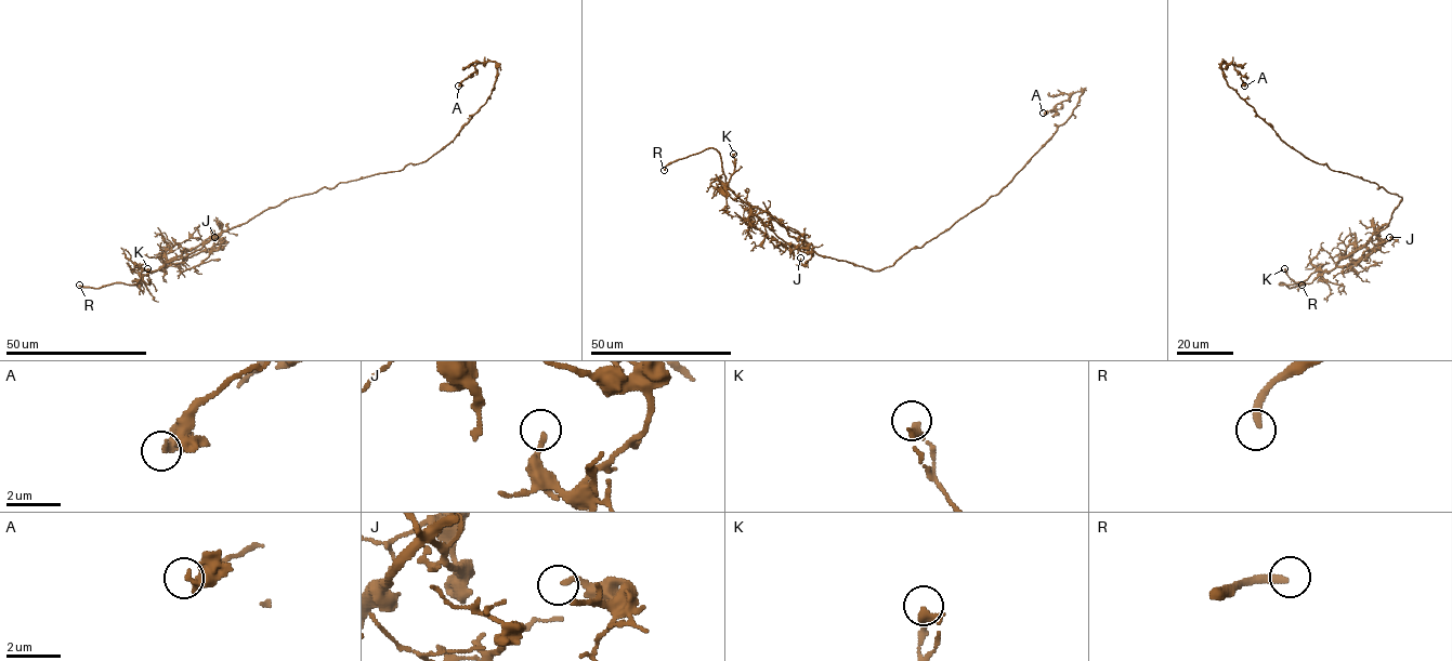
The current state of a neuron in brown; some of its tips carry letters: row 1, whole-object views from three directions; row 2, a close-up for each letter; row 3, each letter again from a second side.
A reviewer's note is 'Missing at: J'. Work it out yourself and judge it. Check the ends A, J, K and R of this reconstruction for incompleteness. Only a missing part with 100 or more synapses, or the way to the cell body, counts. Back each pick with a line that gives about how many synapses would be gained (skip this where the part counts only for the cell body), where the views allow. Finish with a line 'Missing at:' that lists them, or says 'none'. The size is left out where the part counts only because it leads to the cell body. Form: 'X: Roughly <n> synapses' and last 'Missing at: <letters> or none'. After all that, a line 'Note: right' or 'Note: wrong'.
Missing at: R
Note: wrong

